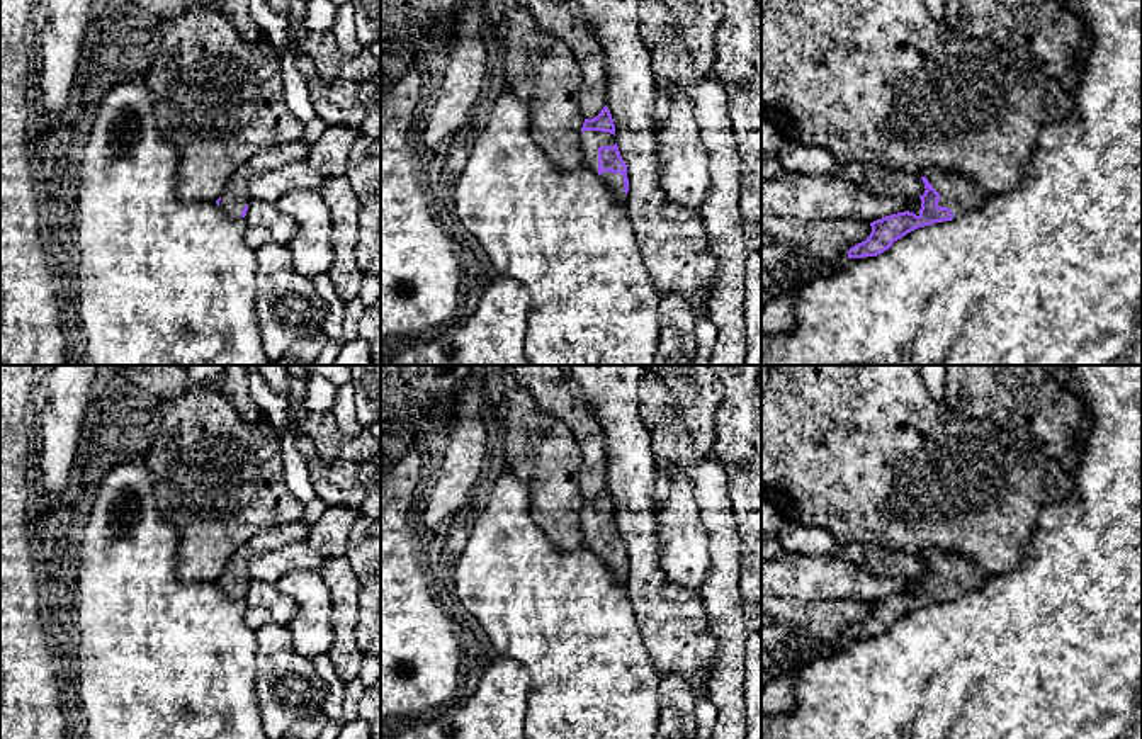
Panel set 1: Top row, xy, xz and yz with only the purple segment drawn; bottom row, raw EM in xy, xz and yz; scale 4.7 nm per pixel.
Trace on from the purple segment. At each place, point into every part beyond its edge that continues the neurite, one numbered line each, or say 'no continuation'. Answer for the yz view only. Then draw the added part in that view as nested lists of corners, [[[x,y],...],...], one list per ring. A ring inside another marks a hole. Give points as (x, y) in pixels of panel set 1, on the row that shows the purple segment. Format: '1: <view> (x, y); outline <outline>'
1: yz (959, 194); outline [[[931,168],[921,173],[940,194],[938,206],[948,207],[953,217],[979,207],[989,195],[960,173]]]

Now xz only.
1: xz (590, 141); outline [[[585,131],[579,134],[579,148],[585,156],[585,163],[588,168],[598,173],[598,148],[600,146],[613,146],[615,136],[602,131]]]

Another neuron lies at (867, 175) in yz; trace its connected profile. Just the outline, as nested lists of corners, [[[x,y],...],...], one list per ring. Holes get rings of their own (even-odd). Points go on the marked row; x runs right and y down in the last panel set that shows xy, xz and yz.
[[[845,161],[840,175],[873,195],[914,199],[926,190],[921,175],[889,170],[875,161]]]

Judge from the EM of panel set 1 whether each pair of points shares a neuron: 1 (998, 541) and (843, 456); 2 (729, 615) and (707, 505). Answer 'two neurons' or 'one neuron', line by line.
1: one neuron
2: one neuron

